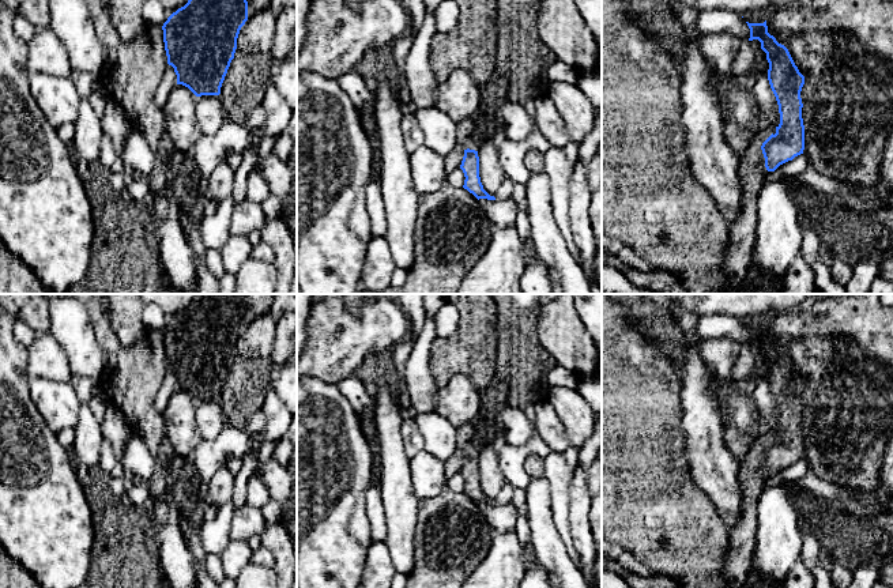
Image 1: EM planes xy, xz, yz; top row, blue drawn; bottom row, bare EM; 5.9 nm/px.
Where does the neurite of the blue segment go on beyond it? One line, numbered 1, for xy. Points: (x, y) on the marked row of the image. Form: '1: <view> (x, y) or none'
1: none

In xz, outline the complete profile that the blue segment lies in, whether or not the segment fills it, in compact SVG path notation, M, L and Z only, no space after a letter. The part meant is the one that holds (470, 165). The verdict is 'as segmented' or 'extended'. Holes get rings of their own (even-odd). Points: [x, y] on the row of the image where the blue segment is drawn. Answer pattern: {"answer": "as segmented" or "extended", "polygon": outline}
{"answer": "extended", "polygon": "M468 136L463 142L464 148L464 157L460 165L460 169L464 173L464 185L463 188L467 189L470 193L472 193L478 200L479 199L487 199L487 200L496 200L494 196L490 196L481 182L479 177L479 143L472 137Z"}

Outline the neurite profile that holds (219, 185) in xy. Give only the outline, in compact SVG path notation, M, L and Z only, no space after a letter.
M227 162L219 163L210 174L206 188L207 206L218 204L221 200L231 196L233 181L237 167Z

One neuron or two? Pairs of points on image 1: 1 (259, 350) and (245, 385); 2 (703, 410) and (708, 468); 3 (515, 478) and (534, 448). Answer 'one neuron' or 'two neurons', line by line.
1: one neuron
2: one neuron
3: one neuron

